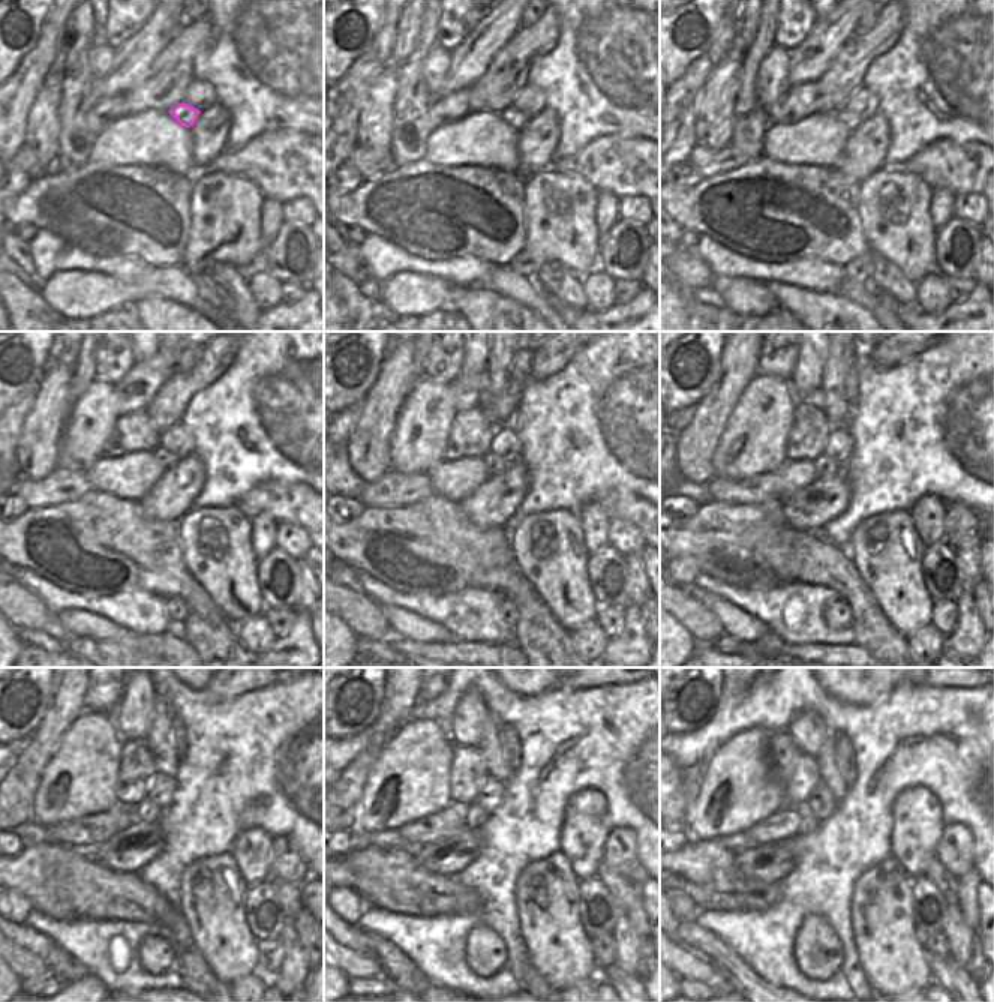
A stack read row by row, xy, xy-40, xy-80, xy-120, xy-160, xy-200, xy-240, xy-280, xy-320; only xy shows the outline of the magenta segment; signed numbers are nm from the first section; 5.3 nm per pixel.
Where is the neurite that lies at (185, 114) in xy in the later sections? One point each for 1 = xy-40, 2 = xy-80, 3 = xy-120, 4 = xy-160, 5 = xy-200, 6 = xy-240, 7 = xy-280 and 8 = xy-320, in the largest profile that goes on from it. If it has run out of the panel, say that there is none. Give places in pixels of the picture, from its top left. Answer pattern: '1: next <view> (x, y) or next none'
1: next xy-40 (516, 119)
2: next xy-80 (850, 120)
3: next xy-120 (168, 461)
4: next xy-160 (496, 465)
5: next xy-200 (826, 468)
6: next xy-240 (146, 810)
7: next xy-280 (476, 816)
8: next xy-320 (810, 822)

